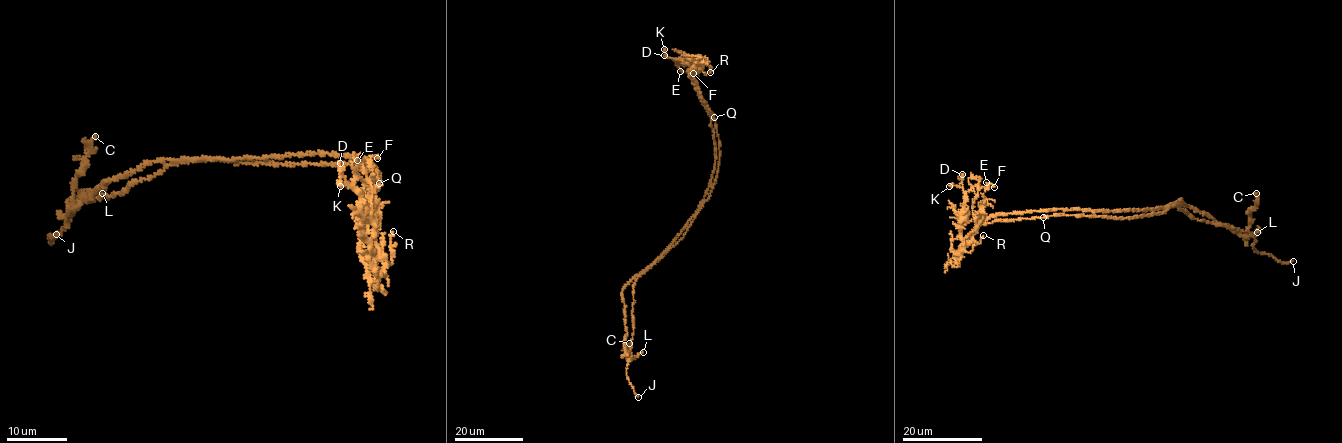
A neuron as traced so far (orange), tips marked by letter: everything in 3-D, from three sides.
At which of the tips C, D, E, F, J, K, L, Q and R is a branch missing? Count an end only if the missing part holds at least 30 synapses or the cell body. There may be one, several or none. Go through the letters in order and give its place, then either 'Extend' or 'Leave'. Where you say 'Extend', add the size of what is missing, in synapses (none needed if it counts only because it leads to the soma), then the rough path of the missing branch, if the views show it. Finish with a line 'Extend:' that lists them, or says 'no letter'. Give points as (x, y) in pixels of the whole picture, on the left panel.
C: Place: (95, 136). Leave
D: Place: (340, 163). Leave
E: Place: (357, 160). Leave
F: Place: (377, 158). Leave
J: Place: (56, 234). Extend. Course of what is missing: (56, 234), (89, 225), (97, 217)
K: Place: (340, 186). Leave
L: Place: (102, 193). Leave
Q: Place: (379, 183). Leave
R: Place: (393, 231). Leave
Extend: J

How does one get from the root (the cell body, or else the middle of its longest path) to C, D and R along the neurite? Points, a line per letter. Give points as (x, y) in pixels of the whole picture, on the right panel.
C: (1132, 211), (1175, 202), (1194, 218), (1246, 231), (1253, 237), (1248, 226), (1256, 193)
D: (1132, 211), (1053, 209), (993, 215), (982, 221), (960, 247), (965, 205), (962, 174)
R: (1132, 211), (1053, 209), (993, 215), (982, 221), (961, 247), (965, 246), (970, 252), (983, 235)

